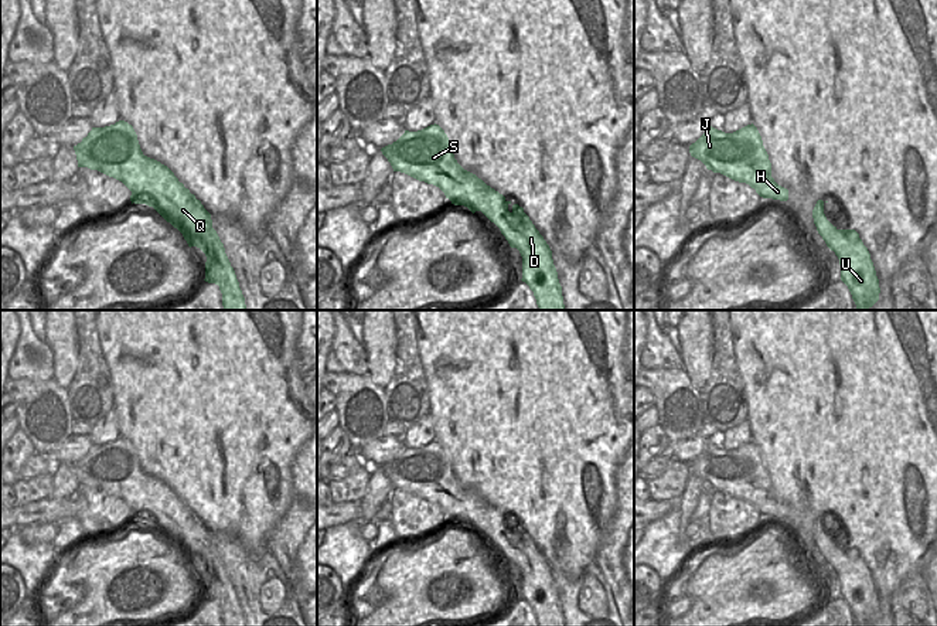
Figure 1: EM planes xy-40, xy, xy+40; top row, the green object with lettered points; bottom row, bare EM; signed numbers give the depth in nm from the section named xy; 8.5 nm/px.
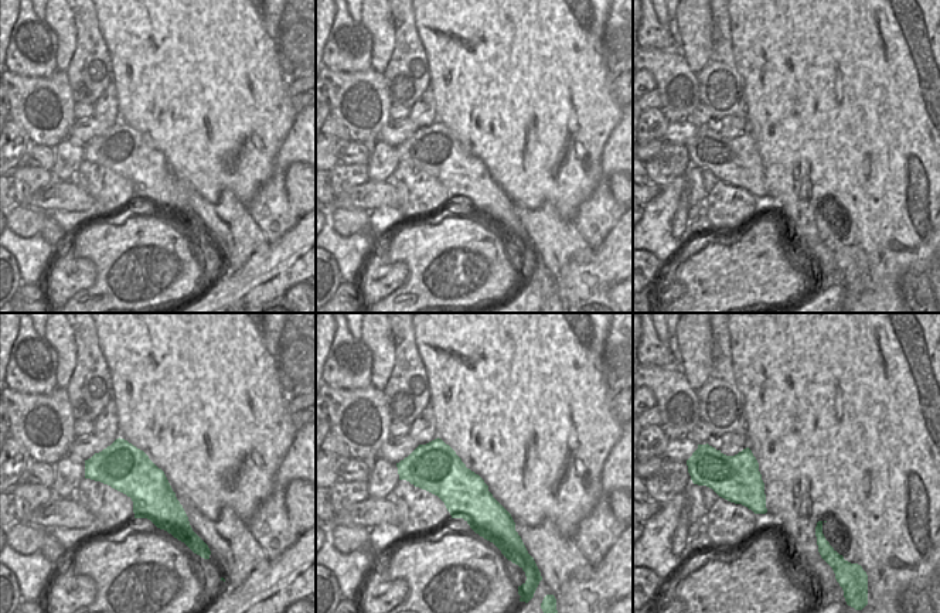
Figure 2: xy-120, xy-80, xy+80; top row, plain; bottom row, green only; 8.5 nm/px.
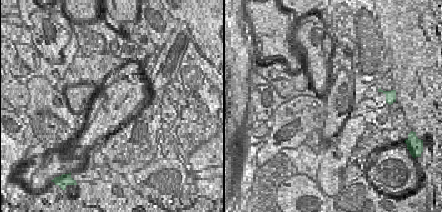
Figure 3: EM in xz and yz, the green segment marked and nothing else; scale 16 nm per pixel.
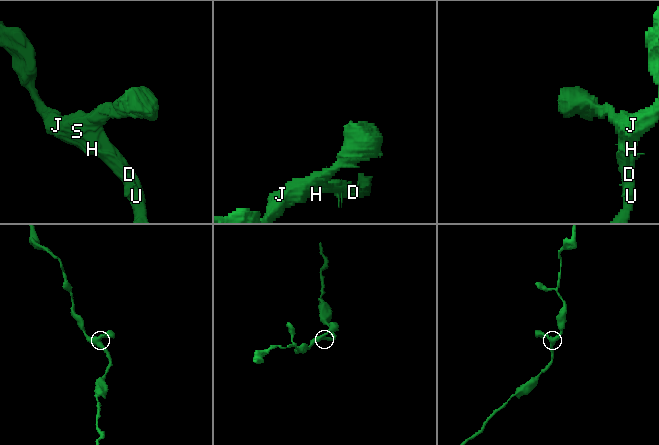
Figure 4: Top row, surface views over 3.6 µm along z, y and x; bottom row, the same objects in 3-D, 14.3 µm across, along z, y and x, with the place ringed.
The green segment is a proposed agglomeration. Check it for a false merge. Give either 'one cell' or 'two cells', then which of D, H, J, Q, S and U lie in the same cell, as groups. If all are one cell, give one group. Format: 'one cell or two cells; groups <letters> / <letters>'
one cell; groups D H J Q S U

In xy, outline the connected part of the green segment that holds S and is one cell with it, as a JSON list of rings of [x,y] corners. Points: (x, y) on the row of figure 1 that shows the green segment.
[[[435,123],[418,132],[405,130],[396,142],[382,147],[381,152],[391,163],[393,171],[405,173],[419,181],[439,187],[452,204],[464,205],[473,214],[481,211],[500,228],[510,246],[519,251],[522,256],[521,280],[534,292],[539,310],[565,310],[562,286],[553,265],[552,251],[544,237],[524,212],[522,207],[514,204],[510,212],[508,205],[511,201],[507,201],[502,194],[457,163],[450,140],[439,125]]]

